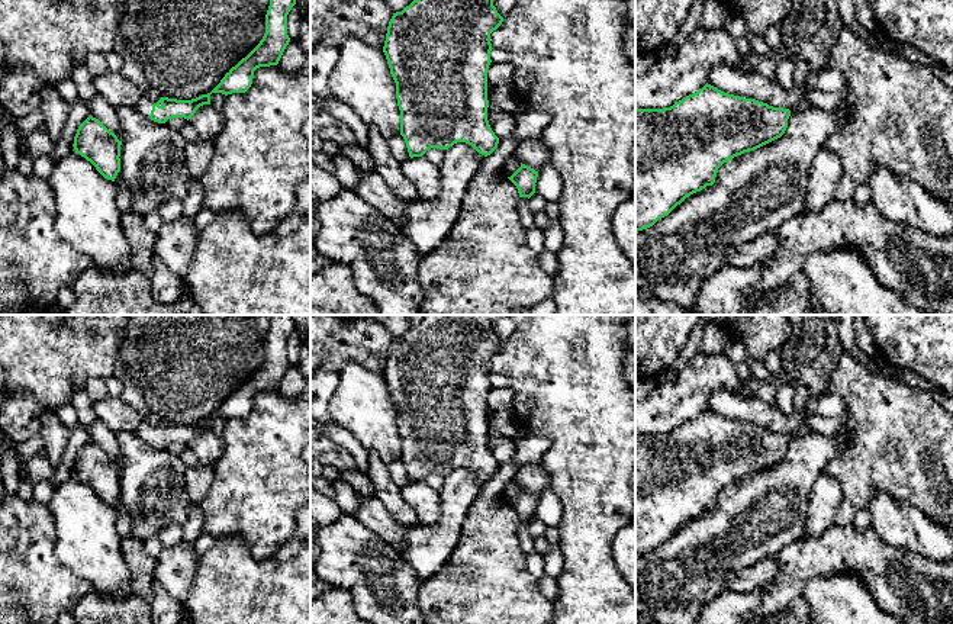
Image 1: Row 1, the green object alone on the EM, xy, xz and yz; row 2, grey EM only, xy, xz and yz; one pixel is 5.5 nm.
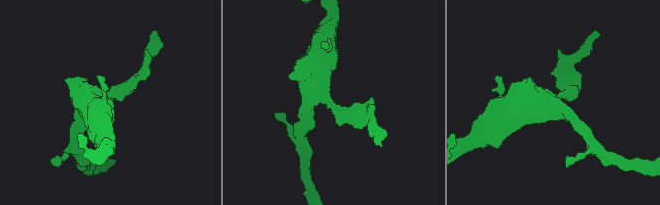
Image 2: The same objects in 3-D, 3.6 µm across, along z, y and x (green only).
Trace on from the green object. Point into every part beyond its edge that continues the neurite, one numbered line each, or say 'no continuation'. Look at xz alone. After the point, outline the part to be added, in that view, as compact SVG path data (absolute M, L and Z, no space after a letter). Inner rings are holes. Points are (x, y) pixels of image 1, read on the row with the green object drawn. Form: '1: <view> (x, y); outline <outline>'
no continuation

